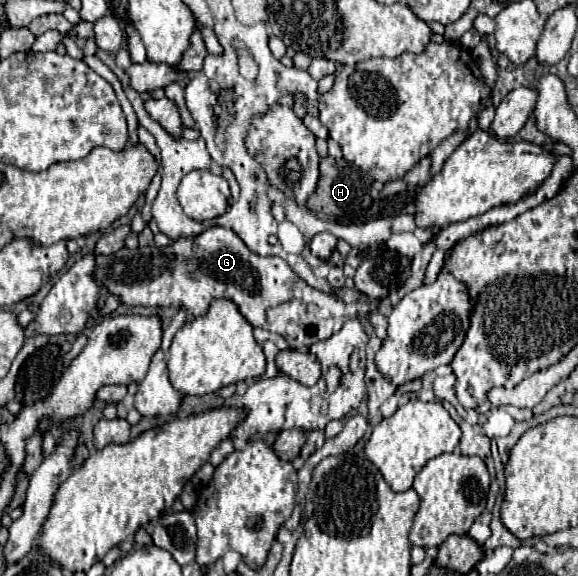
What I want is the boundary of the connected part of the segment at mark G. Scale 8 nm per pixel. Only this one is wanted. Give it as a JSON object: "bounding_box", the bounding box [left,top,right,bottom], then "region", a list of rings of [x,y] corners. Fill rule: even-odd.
{"bounding_box":[94,227,378,349],"region":[[[210,227],[198,237],[180,237],[170,247],[138,247],[138,249],[130,251],[124,247],[112,255],[96,255],[94,279],[100,285],[104,285],[112,295],[116,295],[122,305],[178,307],[198,317],[208,311],[208,305],[212,299],[226,297],[226,299],[232,299],[240,307],[242,315],[248,319],[252,327],[262,327],[276,335],[282,335],[290,343],[292,349],[310,347],[312,343],[328,339],[330,335],[338,333],[340,327],[348,319],[370,315],[374,311],[374,305],[378,303],[376,299],[354,299],[352,303],[346,303],[338,295],[318,291],[310,287],[306,281],[302,281],[282,257],[274,257],[274,255],[262,257],[262,255],[252,253],[244,245],[244,241],[232,229],[226,229],[226,227]],[[188,269],[198,271],[200,279],[188,279],[186,277]]]}

